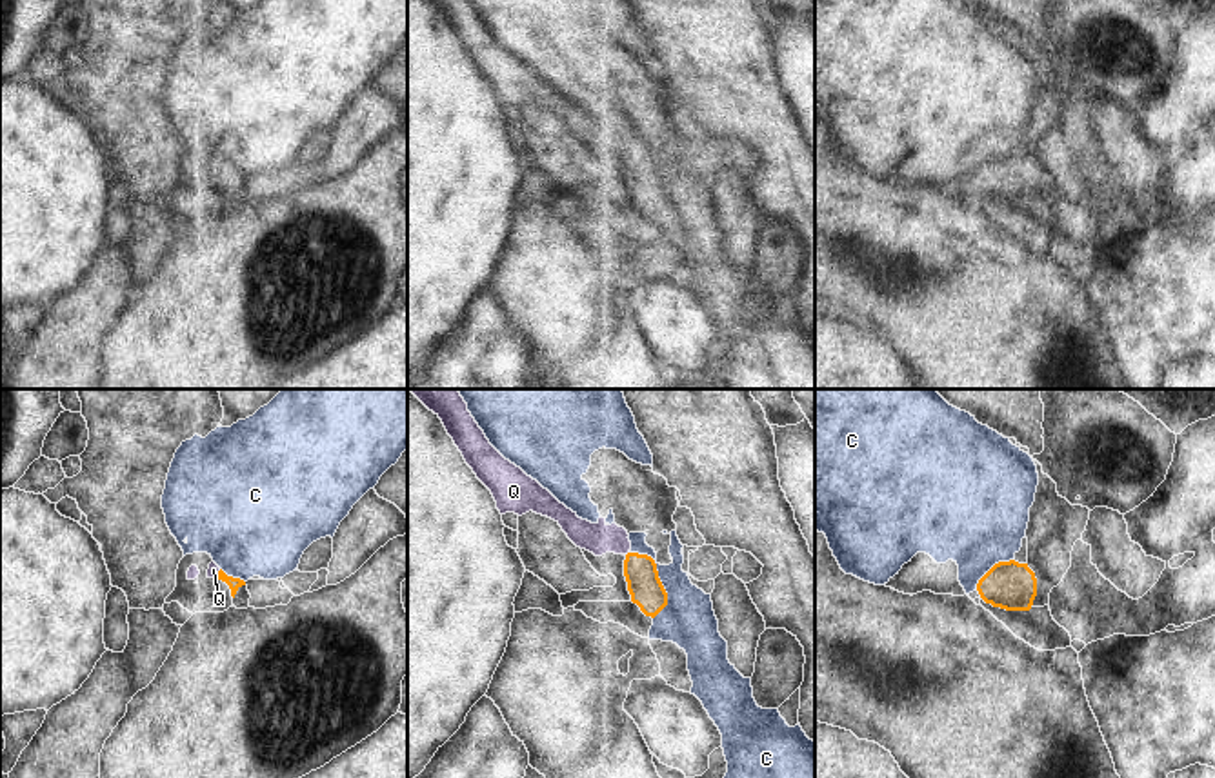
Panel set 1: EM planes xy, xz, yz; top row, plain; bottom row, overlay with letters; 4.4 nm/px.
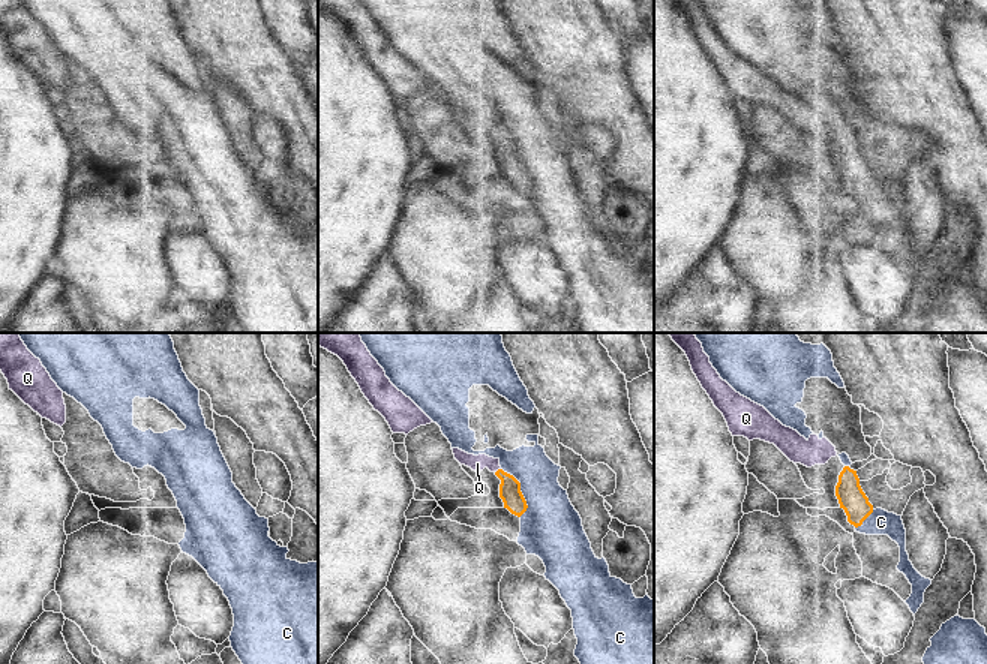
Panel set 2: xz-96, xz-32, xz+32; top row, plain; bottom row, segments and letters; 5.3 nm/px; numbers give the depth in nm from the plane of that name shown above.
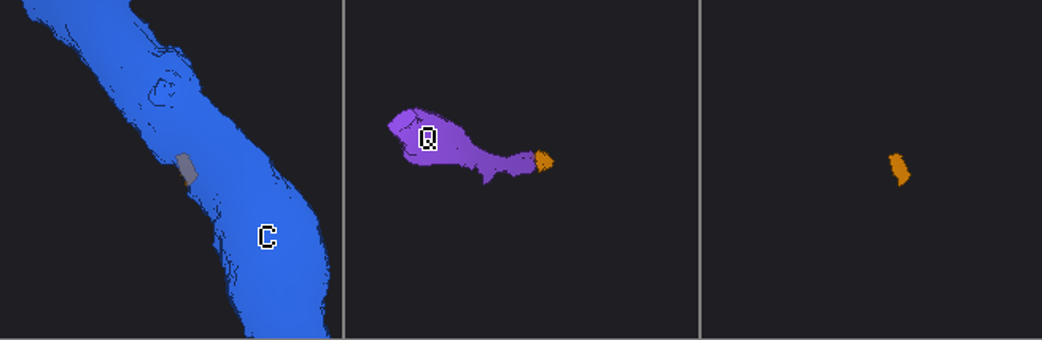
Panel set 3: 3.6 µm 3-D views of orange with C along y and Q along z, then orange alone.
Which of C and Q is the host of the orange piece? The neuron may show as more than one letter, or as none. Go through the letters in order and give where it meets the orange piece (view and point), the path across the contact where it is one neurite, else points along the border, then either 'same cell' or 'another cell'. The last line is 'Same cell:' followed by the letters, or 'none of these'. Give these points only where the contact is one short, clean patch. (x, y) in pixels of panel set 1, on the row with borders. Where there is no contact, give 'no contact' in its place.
C: meets orange in xz at (659, 578); another cell
Q: meets orange in xy at (219, 573); same cell
Same cell: Q

